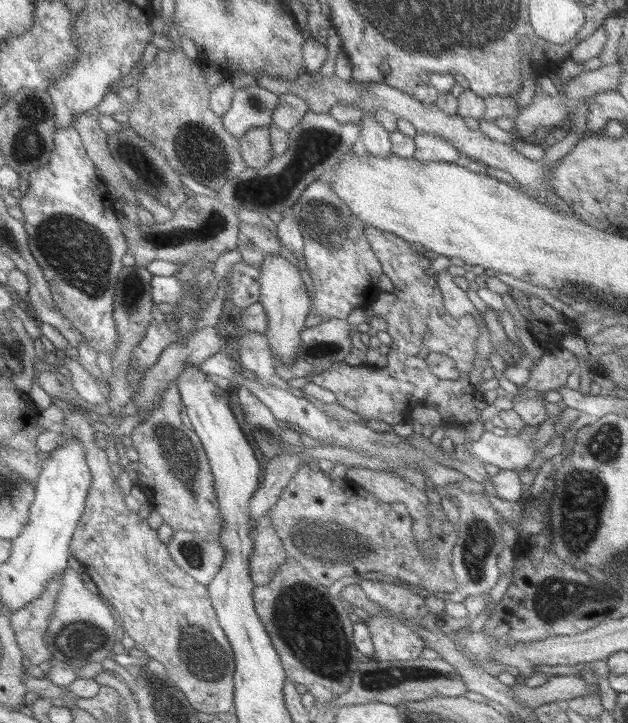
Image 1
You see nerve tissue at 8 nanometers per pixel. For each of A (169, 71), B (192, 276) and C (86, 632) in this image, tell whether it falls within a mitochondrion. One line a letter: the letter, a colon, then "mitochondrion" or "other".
A: other
B: mitochondrion
C: mitochondrion

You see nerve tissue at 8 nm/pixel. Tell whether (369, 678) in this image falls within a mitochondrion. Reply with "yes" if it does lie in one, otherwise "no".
yes

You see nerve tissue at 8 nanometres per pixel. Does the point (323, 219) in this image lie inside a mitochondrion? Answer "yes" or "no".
yes

